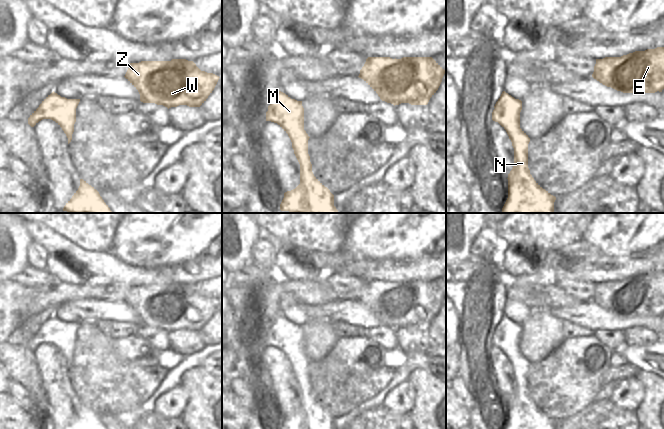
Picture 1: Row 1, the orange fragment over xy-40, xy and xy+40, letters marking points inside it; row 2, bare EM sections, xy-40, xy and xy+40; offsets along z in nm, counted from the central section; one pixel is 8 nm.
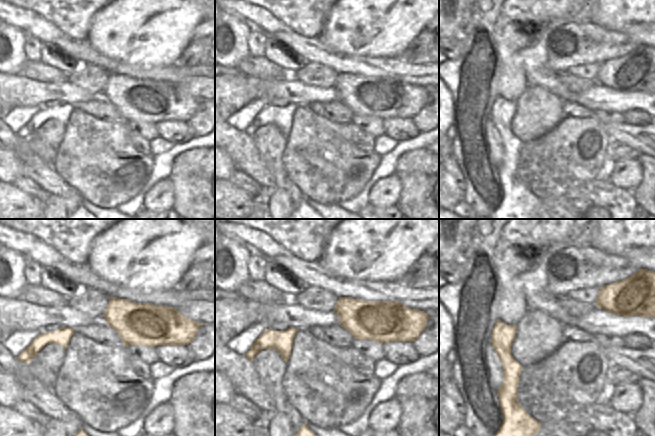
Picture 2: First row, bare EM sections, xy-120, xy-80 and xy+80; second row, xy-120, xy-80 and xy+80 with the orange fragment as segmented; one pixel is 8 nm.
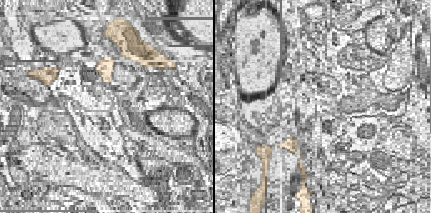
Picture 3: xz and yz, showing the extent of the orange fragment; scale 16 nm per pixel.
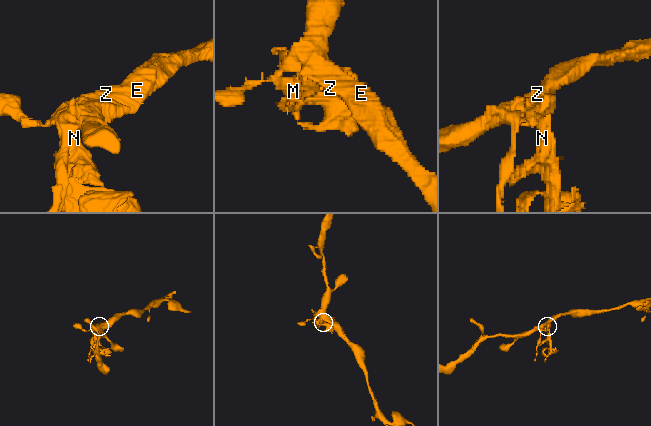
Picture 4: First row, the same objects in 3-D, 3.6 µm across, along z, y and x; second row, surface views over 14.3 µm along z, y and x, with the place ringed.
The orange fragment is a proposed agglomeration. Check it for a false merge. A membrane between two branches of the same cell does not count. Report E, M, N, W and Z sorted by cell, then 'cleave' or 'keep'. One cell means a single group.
groups E W Z / M N; cleave

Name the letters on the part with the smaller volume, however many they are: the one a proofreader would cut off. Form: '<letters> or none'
M, N

